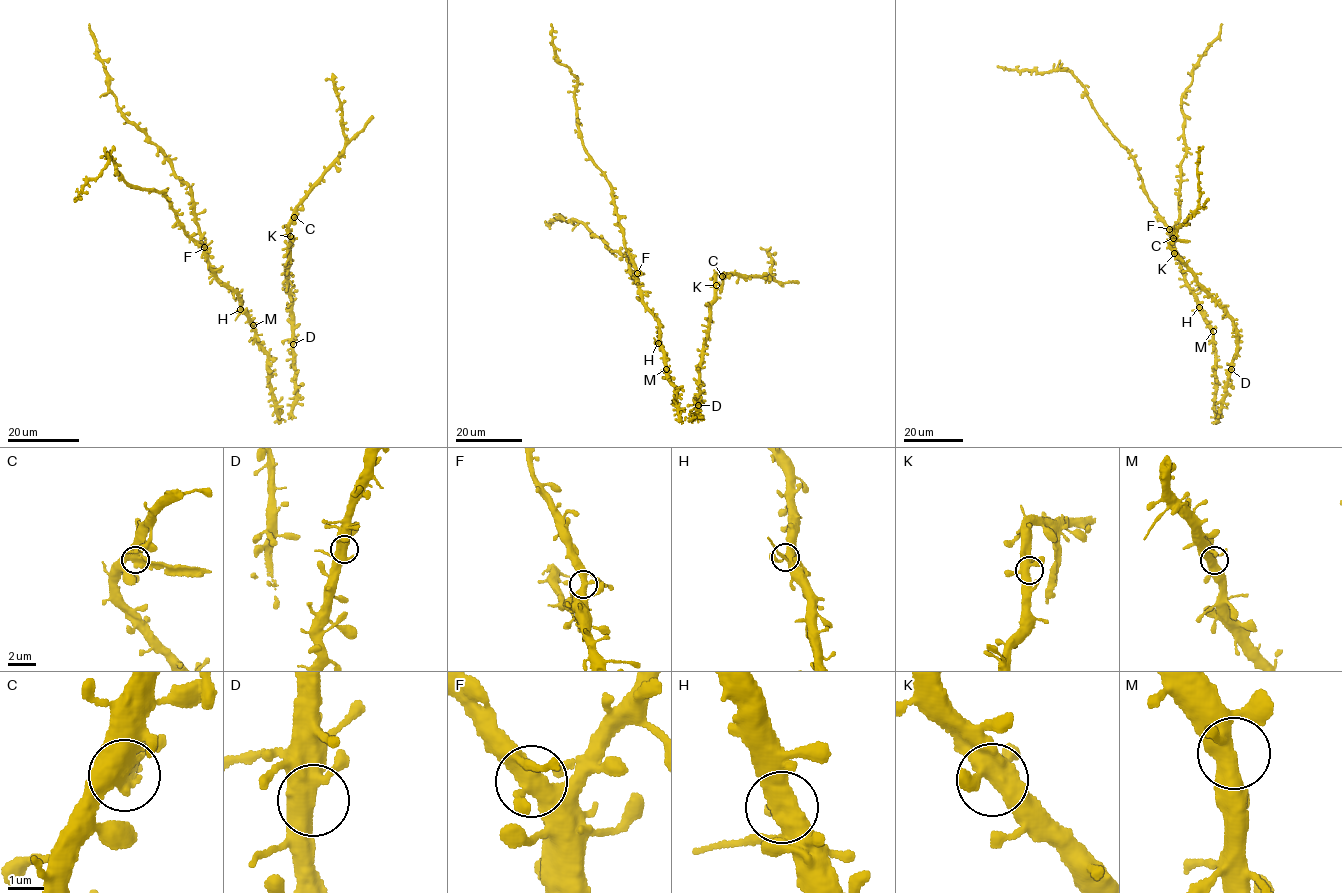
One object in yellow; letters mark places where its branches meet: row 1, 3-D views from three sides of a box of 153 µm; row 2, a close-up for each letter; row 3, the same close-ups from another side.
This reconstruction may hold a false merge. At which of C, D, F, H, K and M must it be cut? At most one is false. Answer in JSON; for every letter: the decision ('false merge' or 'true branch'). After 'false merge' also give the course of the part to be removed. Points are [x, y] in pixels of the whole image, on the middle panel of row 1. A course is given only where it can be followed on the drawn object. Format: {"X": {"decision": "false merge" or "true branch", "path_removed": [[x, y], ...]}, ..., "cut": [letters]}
{"C": {"decision": "false merge", "path_removed": [[722, 275], [720, 293]]}, "D": {"decision": "true branch"}, "F": {"decision": "true branch"}, "H": {"decision": "true branch"}, "K": {"decision": "true branch"}, "M": {"decision": "true branch"}, "cut": ["C"]}

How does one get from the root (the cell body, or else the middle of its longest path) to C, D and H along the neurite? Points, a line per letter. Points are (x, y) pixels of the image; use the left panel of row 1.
C: (269, 366), (275, 412), (284, 421), (296, 397), (291, 290), (286, 270), (289, 225), (294, 217)
D: (269, 366), (269, 388), (275, 412), (279, 419), (284, 421), (289, 418), (296, 397), (293, 344)
H: (269, 366), (268, 353), (257, 338), (253, 321), (240, 309)

